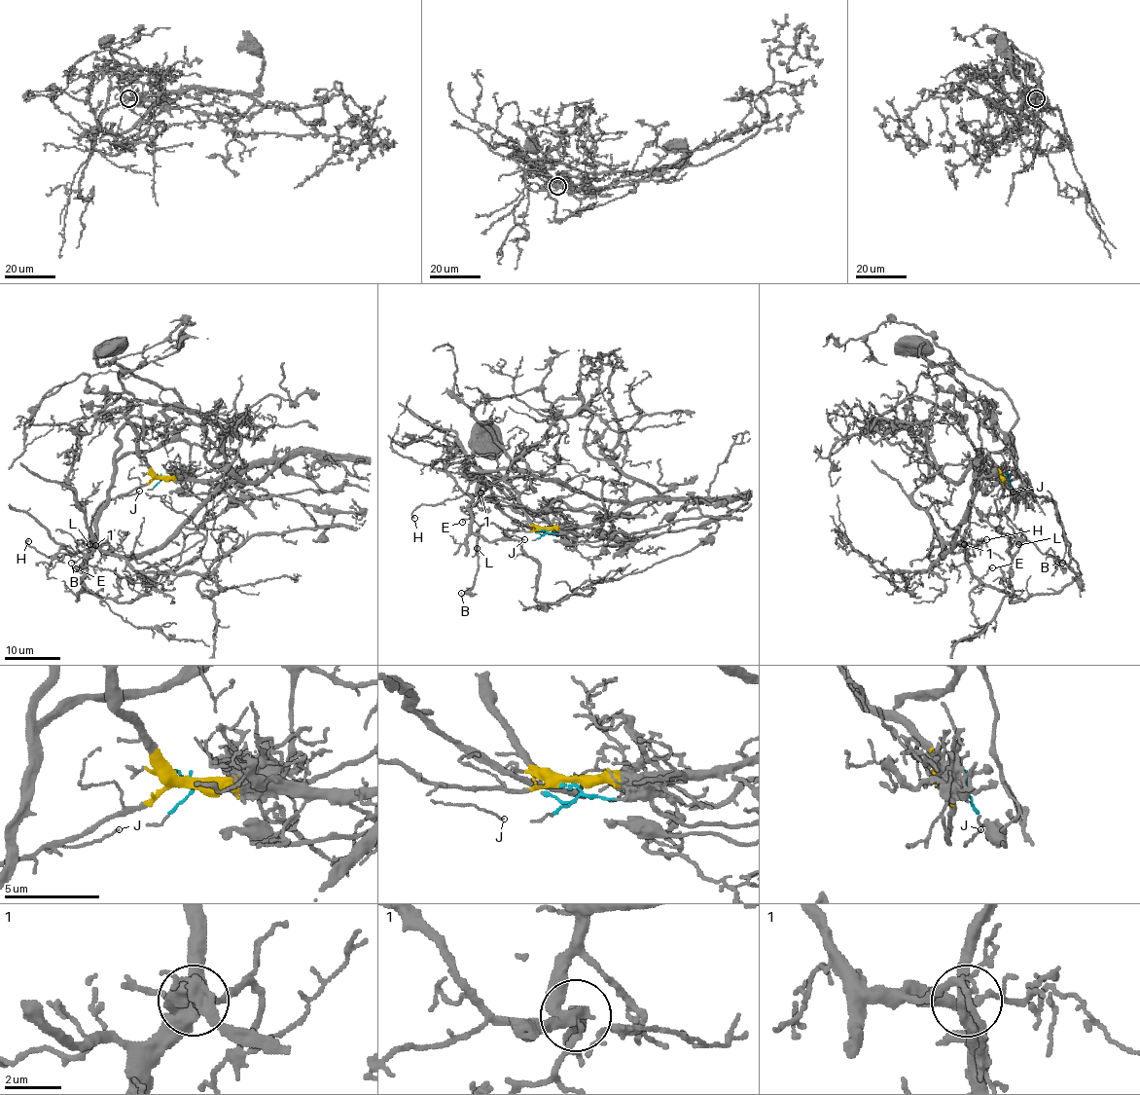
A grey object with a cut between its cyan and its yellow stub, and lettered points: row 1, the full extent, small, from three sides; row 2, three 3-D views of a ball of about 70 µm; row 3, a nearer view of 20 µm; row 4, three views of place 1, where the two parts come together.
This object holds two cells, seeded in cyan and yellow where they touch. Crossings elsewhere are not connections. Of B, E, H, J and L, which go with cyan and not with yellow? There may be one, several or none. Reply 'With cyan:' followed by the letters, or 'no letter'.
With cyan: E, H

